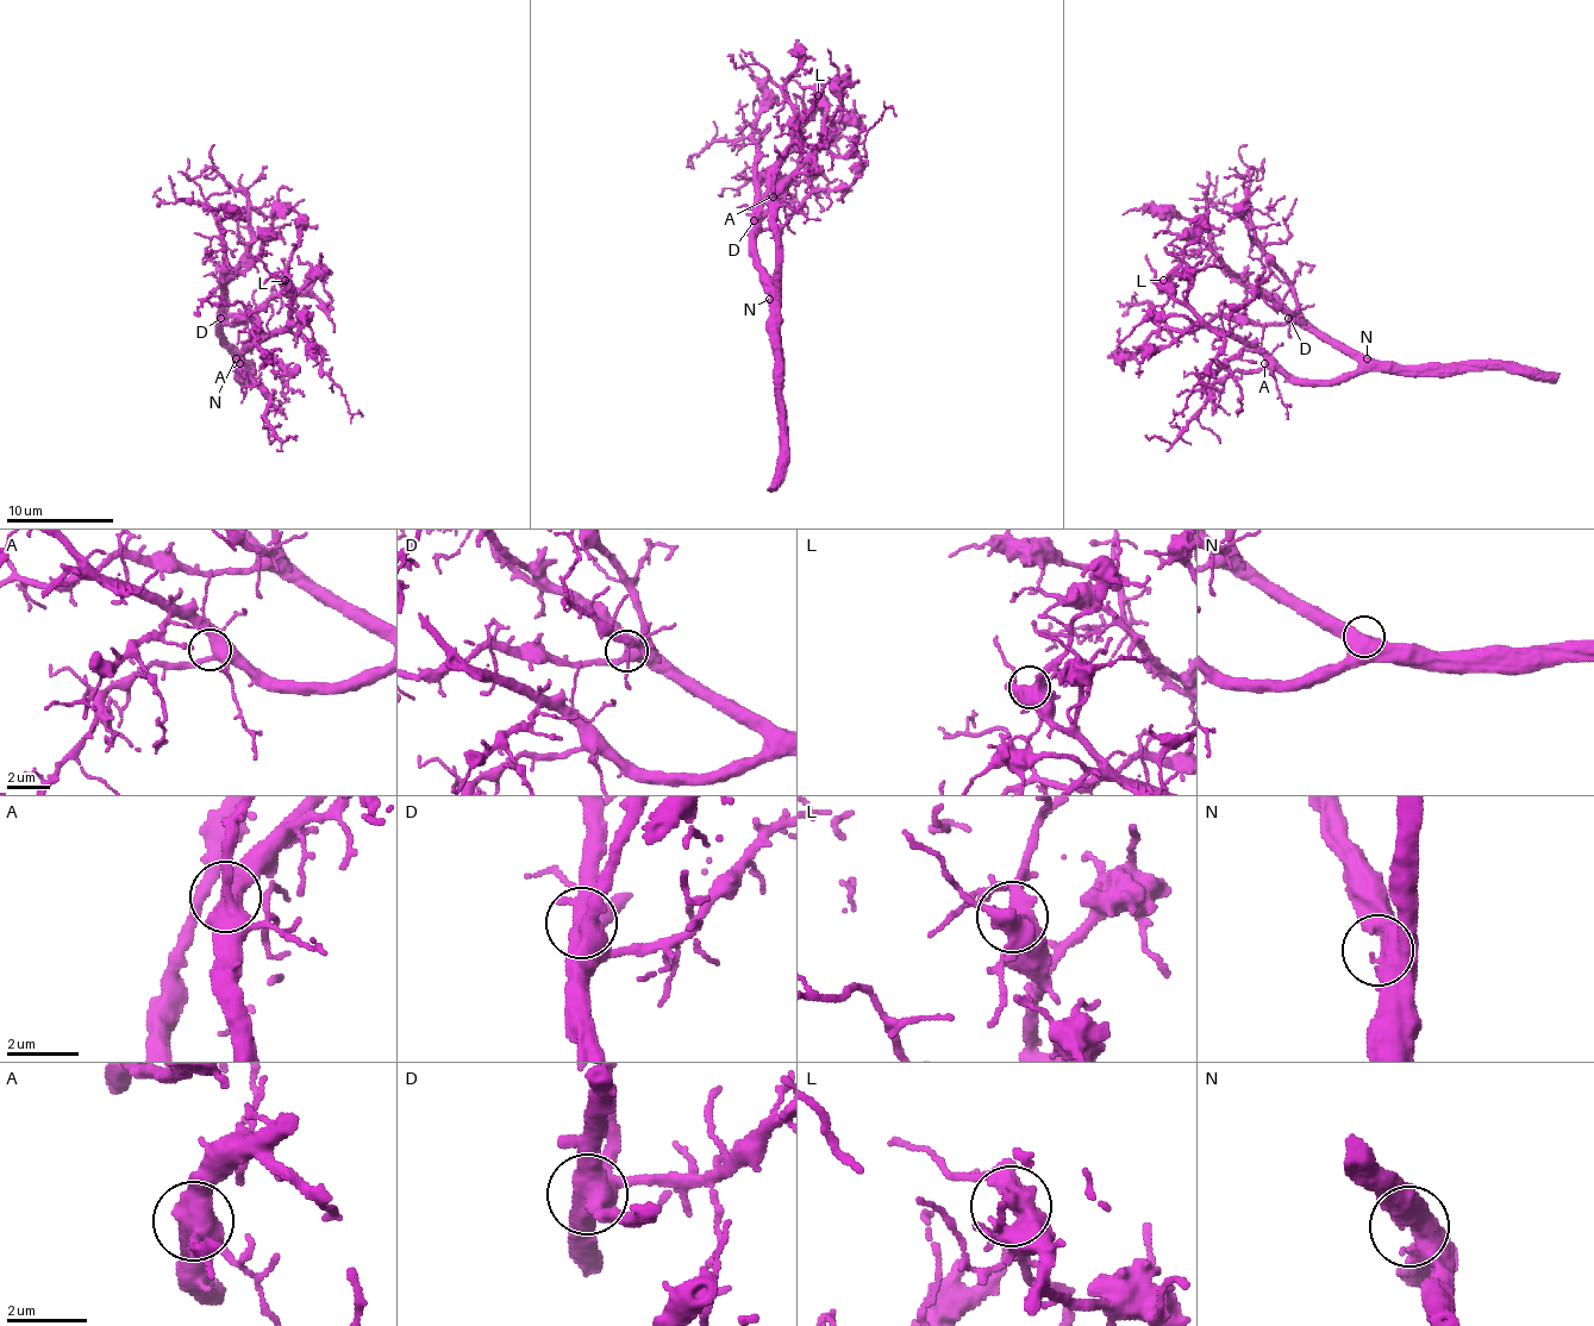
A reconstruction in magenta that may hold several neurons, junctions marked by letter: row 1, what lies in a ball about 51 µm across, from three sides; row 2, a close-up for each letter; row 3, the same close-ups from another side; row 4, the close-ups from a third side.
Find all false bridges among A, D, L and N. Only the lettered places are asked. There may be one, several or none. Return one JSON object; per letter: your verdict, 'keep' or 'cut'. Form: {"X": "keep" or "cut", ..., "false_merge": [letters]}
{"A": "keep", "D": "keep", "L": "keep", "N": "keep", "false_merge": []}

